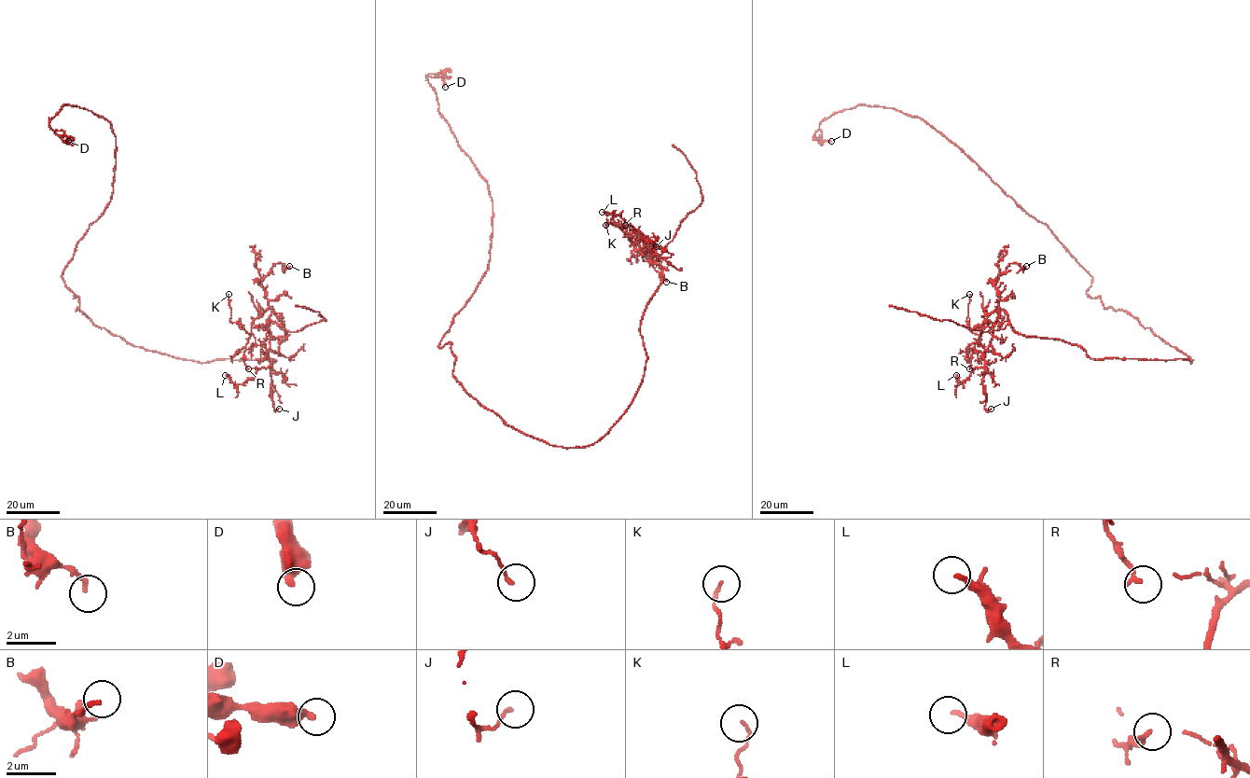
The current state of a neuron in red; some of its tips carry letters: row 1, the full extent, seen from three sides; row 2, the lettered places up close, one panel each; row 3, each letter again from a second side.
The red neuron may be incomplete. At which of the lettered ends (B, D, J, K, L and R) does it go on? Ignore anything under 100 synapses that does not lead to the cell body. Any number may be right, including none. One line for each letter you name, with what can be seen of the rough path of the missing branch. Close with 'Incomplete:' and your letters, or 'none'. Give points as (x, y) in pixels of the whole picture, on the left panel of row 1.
Incomplete: none

